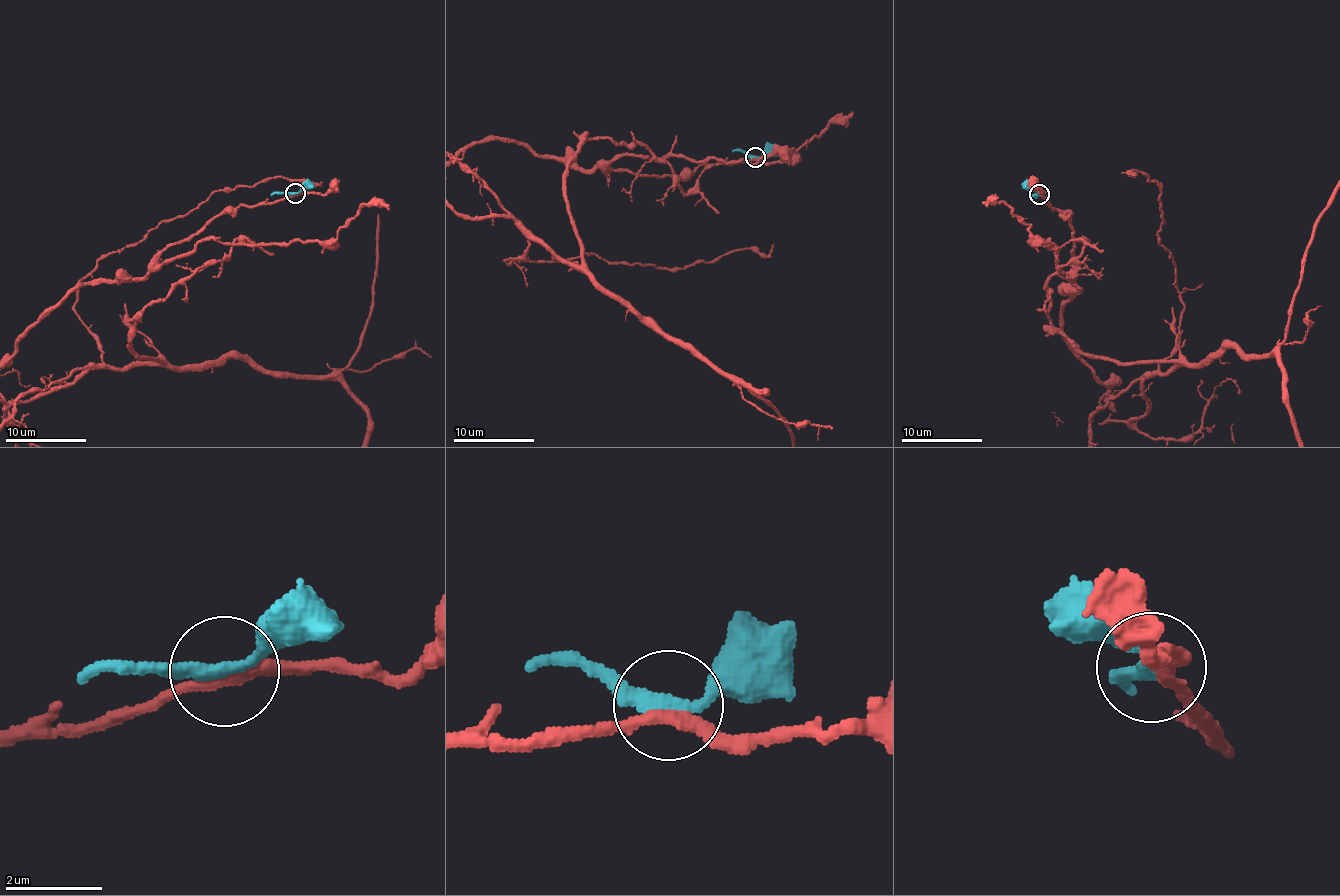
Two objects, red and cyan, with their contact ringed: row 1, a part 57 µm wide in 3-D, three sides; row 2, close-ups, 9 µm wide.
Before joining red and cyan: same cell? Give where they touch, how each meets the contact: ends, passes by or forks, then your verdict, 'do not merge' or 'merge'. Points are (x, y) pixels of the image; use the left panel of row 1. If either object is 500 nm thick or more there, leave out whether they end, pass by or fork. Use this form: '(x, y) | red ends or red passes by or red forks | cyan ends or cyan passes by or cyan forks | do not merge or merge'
(295, 193) | red passes by | cyan passes by | merge

